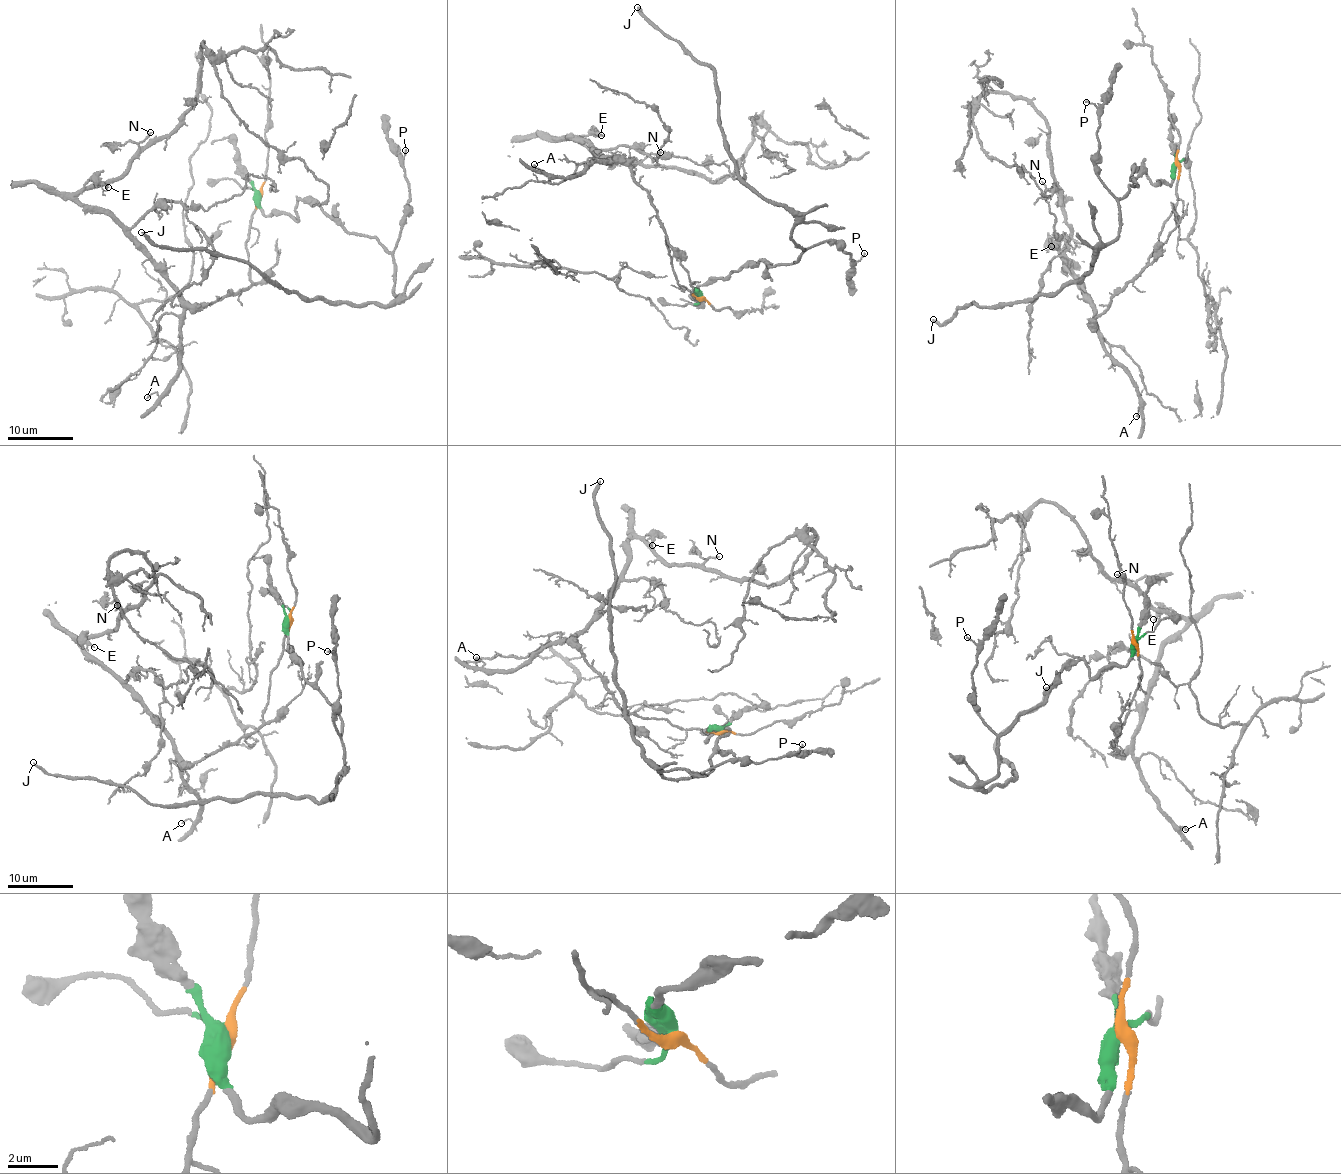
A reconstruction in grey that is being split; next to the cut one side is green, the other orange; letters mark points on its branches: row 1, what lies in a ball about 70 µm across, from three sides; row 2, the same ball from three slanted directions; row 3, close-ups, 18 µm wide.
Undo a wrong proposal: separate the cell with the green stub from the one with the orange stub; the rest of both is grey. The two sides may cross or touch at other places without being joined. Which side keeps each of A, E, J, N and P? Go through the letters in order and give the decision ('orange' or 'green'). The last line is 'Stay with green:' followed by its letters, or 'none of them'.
A: orange
E: orange
J: green
N: orange
P: green
Stay with green: J, P

